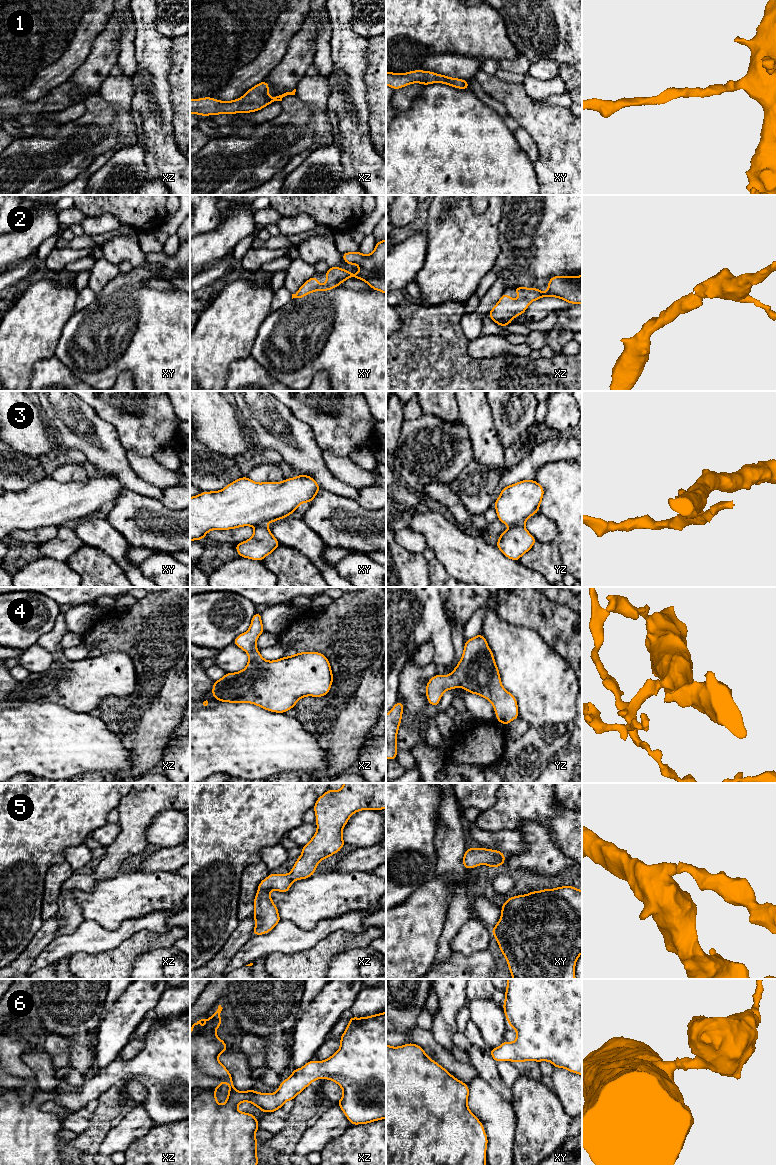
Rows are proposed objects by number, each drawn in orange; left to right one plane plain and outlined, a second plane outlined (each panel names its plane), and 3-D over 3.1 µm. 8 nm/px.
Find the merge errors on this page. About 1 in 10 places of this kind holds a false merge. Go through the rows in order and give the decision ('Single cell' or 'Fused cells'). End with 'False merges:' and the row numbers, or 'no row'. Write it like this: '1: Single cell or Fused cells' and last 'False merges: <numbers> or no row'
1: Single cell
2: Single cell
3: Fused cells
4: Single cell
5: Single cell
6: Single cell
False merges: 3

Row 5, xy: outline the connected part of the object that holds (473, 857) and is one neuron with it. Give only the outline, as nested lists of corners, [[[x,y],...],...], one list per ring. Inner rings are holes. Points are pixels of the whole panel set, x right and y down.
[[[468,848],[463,857],[463,865],[466,869],[479,865],[488,865],[490,868],[502,866],[505,862],[505,854],[498,850],[486,848]]]

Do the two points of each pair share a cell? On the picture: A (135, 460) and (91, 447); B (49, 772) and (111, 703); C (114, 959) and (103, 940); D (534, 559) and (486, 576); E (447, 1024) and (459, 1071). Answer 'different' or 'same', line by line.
A: different
B: different
C: different
D: different
E: different

